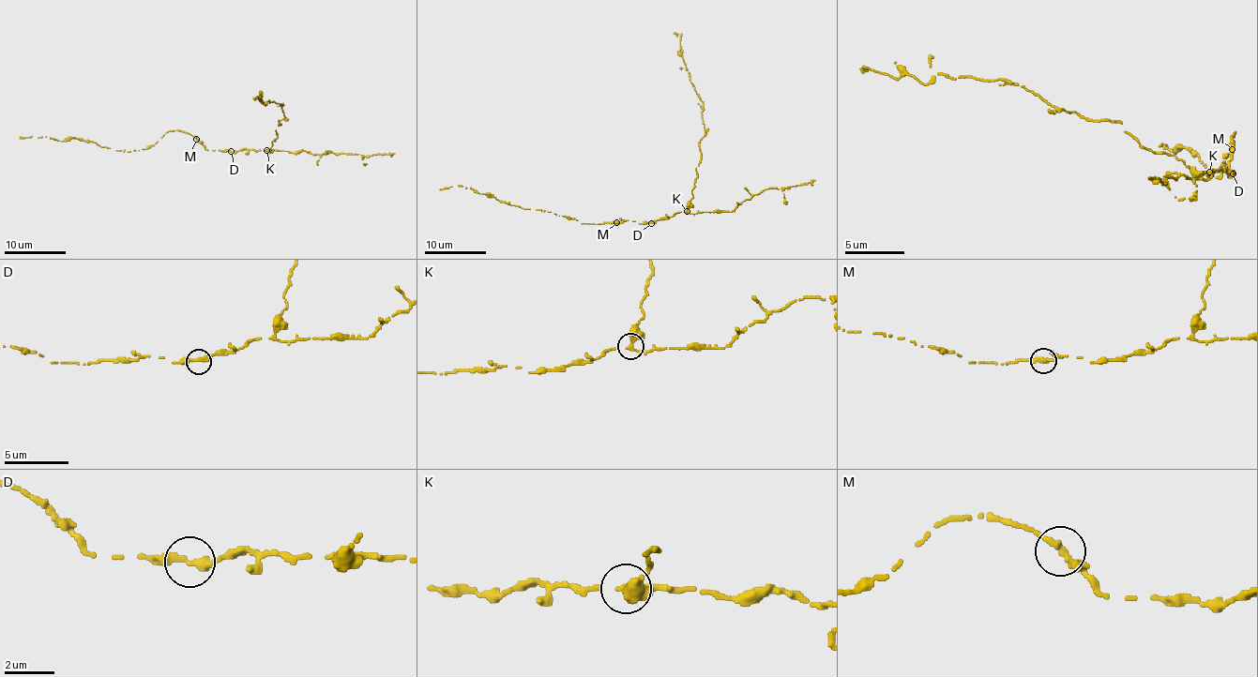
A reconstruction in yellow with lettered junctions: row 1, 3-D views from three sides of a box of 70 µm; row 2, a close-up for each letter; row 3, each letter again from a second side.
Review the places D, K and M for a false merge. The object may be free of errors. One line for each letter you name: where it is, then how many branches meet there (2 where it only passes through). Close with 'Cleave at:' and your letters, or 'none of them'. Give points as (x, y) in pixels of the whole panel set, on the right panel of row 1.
K: at (1209, 172); 3 branches meet
Cleave at: K

